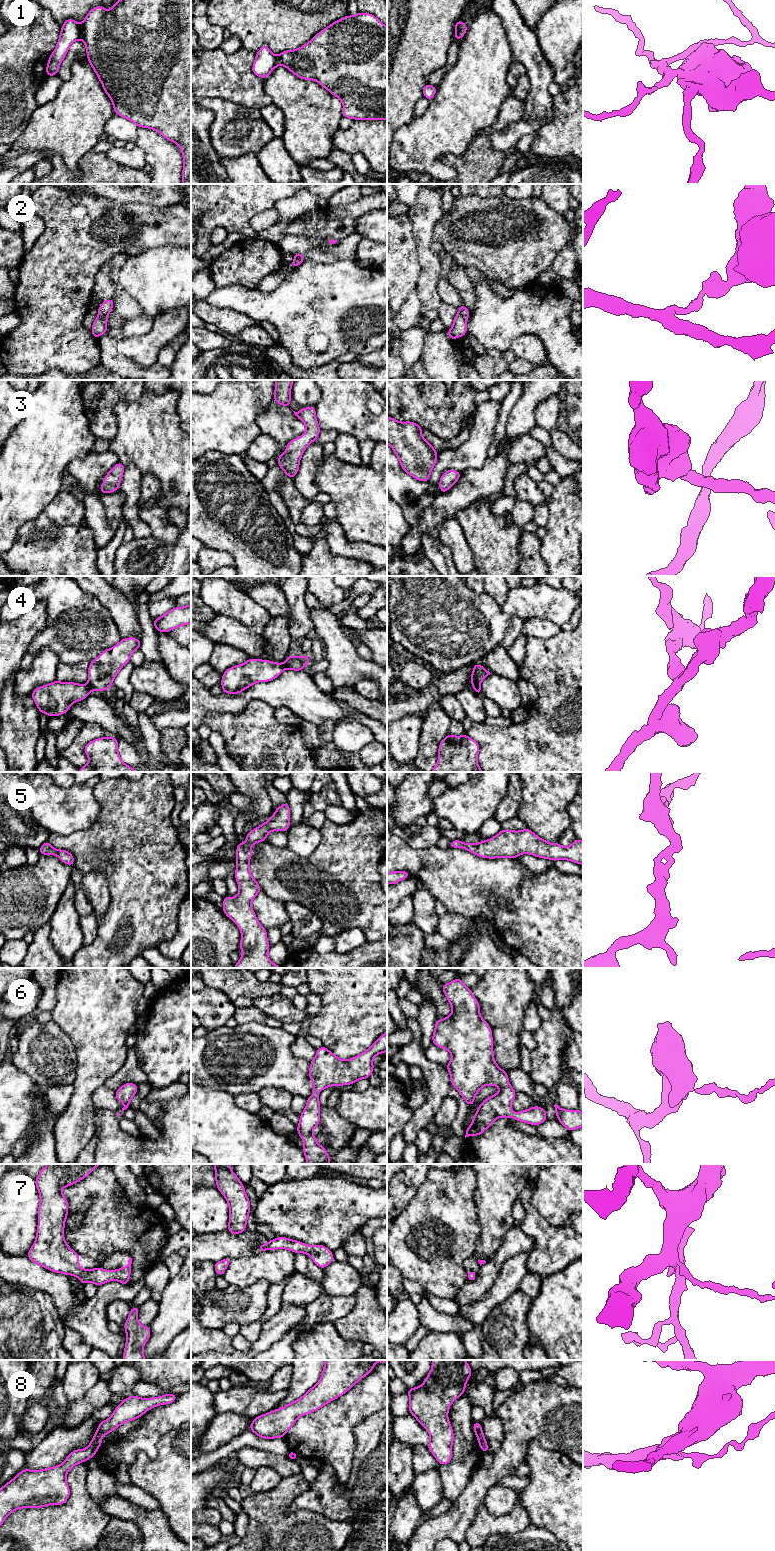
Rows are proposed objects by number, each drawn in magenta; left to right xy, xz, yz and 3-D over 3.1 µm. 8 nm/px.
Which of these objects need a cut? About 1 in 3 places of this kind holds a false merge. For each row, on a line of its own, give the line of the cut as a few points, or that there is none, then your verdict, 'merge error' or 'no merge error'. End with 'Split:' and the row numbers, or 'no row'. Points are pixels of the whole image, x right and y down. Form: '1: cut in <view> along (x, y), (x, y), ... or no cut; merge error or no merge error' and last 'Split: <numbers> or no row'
1: cut in xy along (81, 24), (82, 38); merge error
2: cut in xy along (106, 314), (98, 317); merge error
3: no cut; no merge error
4: cut in xy along (88, 684), (91, 690); merge error
5: no cut; no merge error
6: no cut; no merge error
7: no cut; no merge error
8: no cut; no merge error
Split: 1, 2, 4

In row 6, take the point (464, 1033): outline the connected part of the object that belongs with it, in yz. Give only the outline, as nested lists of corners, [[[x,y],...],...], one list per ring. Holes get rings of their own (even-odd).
[[[459,977],[450,983],[443,984],[442,987],[443,993],[452,1007],[452,1013],[447,1018],[436,1021],[432,1042],[439,1048],[448,1050],[452,1056],[452,1060],[445,1065],[449,1071],[452,1086],[458,1090],[469,1107],[474,1104],[475,1096],[483,1086],[493,1085],[500,1088],[497,1094],[480,1103],[471,1125],[465,1129],[465,1138],[481,1135],[500,1117],[513,1117],[516,1121],[534,1126],[545,1122],[548,1119],[546,1109],[539,1106],[525,1111],[512,1112],[511,1103],[517,1092],[509,1083],[508,1073],[503,1071],[494,1060],[491,1027],[480,1016],[479,1002],[474,997],[472,990],[467,988]]]

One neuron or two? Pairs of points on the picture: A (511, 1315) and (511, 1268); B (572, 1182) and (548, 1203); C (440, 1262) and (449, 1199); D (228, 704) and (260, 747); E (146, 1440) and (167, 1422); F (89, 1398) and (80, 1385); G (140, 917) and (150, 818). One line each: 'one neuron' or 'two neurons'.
A: two neurons
B: one neuron
C: one neuron
D: two neurons
E: one neuron
F: two neurons
G: one neuron

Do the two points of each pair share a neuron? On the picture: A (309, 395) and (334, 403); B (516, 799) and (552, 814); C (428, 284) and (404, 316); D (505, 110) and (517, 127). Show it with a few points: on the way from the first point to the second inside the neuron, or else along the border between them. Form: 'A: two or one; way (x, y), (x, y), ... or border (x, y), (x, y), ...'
A: two; border (320, 390), (320, 400), (315, 407)
B: two; border (521, 782), (522, 802), (516, 815)
C: two; border (414, 290), (420, 302), (420, 313), (422, 316)
D: two; border (523, 117), (513, 120), (502, 129), (493, 132)

